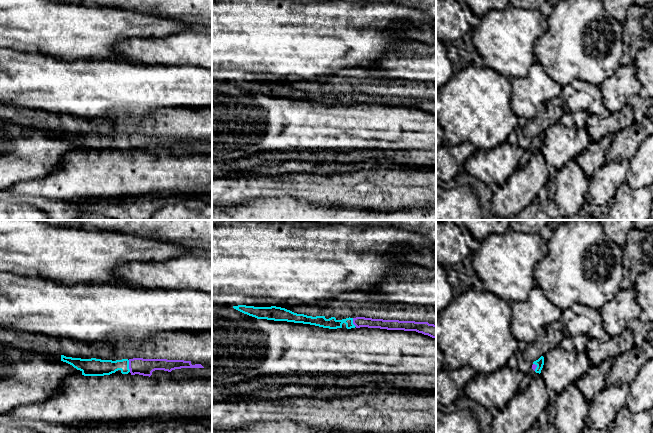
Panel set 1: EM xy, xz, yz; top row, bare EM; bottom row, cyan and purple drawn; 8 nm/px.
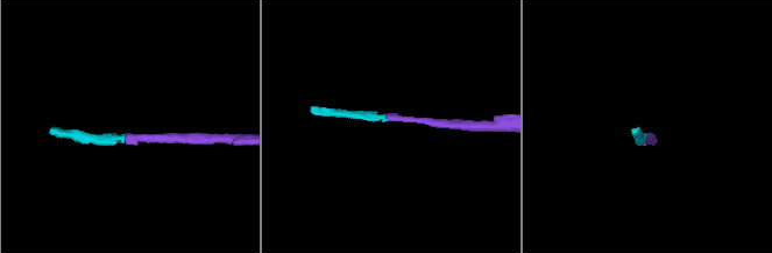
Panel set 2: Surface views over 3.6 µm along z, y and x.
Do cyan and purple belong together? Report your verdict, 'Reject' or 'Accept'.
Accept

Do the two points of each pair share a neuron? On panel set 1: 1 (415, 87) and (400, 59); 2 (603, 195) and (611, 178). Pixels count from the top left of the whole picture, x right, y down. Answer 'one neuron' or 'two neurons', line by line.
1: two neurons
2: one neuron

